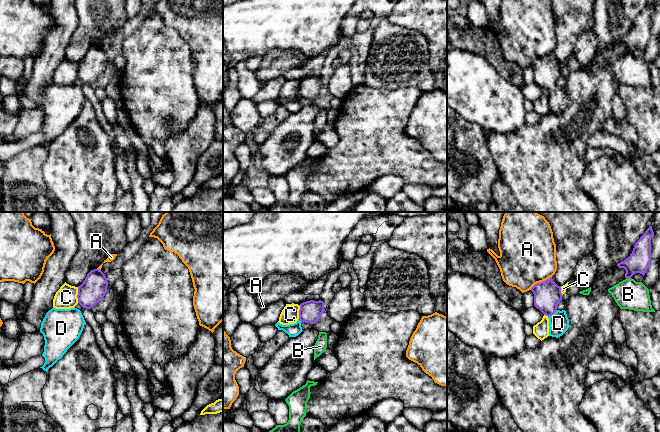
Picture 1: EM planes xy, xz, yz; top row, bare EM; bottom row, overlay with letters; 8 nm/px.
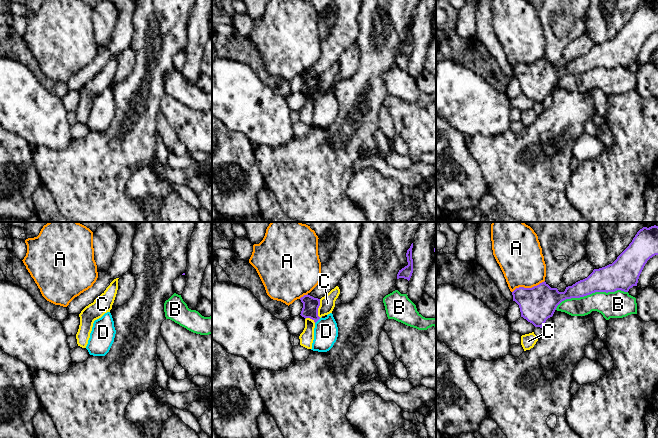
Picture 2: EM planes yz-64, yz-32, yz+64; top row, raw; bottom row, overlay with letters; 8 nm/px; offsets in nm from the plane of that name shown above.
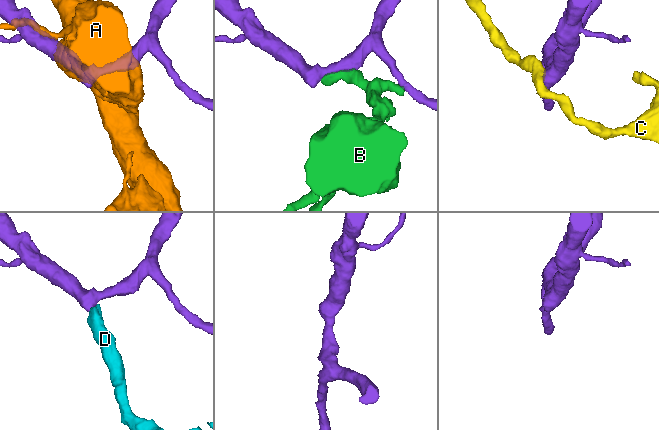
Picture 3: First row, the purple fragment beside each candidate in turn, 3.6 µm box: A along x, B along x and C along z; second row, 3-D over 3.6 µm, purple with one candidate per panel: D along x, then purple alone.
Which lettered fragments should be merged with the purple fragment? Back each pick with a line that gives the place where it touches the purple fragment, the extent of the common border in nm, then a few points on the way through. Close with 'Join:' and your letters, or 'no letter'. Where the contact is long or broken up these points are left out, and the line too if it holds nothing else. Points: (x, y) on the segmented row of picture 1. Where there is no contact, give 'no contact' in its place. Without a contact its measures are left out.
D: yz (552, 314) | 100 nm | across yz (547, 294), (547, 305), (552, 314), (558, 320), (558, 323)
Join: D

